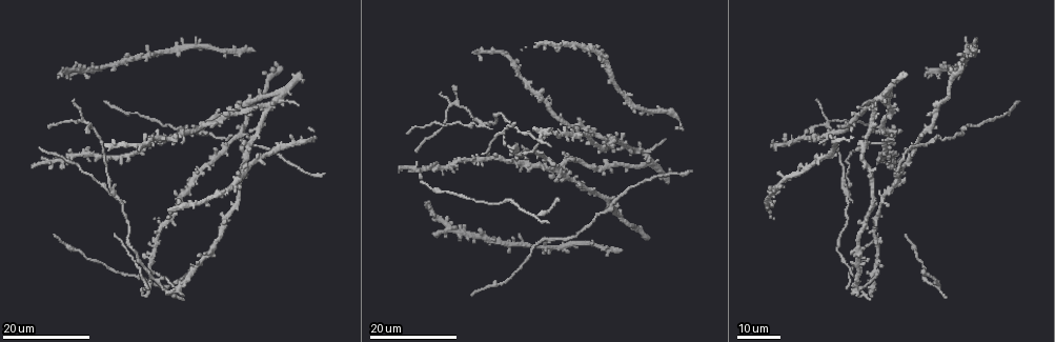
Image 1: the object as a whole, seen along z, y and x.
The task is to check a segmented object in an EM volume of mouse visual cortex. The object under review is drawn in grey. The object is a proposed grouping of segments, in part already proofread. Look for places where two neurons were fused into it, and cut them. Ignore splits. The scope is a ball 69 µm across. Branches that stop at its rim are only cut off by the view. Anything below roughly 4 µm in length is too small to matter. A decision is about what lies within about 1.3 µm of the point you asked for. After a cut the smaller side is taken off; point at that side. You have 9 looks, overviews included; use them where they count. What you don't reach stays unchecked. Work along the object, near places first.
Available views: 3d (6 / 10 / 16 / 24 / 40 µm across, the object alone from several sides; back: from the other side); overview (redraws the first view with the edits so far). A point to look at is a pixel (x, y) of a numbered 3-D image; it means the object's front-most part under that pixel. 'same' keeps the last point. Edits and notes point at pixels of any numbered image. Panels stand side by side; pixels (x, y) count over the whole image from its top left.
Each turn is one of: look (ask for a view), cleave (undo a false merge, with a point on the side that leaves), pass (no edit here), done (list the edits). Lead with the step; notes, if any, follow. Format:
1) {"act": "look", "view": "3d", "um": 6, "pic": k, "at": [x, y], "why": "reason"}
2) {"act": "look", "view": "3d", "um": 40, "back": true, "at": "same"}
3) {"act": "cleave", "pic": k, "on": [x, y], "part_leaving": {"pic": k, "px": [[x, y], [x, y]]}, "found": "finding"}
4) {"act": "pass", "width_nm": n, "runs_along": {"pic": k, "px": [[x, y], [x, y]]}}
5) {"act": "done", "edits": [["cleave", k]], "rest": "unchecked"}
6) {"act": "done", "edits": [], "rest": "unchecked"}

{"act": "look", "view": "3d", "um": 16, "pic": 1, "at": [279, 99]}

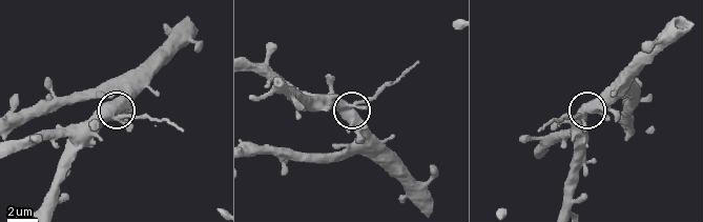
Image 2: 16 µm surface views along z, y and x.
{"act": "look", "view": "3d", "um": 6, "pic": 2, "at": [584, 108]}

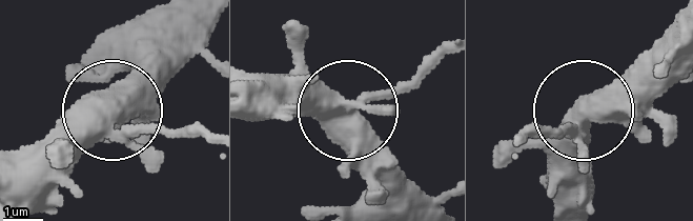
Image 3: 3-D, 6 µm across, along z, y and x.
{"act": "look", "view": "3d", "um": 6, "back": true, "pic": 3, "at": [586, 111]}

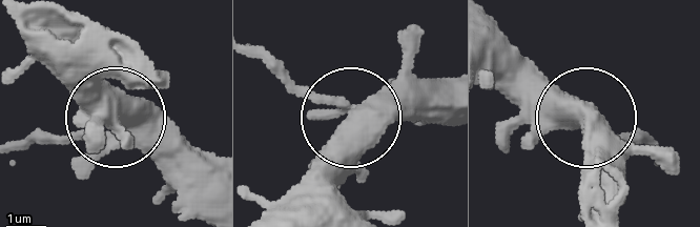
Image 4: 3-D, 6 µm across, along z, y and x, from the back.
{"act": "cleave", "pic": 4, "on": [58, 138], "width_nm": 480, "found": "a second neuron is stuck on"}

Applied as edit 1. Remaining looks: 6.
{"act": "look", "view": "overview"}

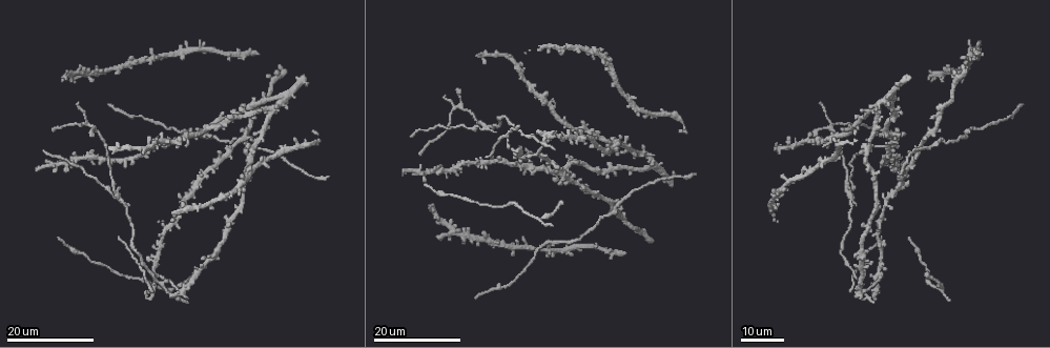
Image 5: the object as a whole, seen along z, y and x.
{"act": "look", "view": "3d", "um": 16, "pic": 5, "at": [853, 197], "why": "three arms meet"}

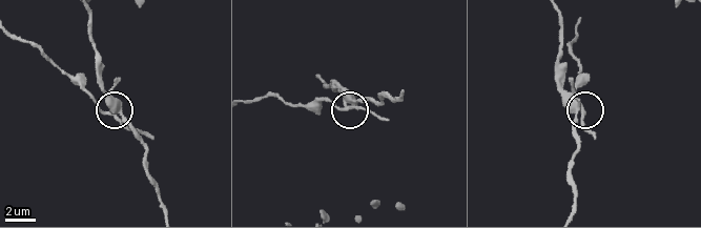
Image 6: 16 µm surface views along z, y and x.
{"act": "look", "view": "3d", "um": 10, "pic": 6, "at": [582, 106]}

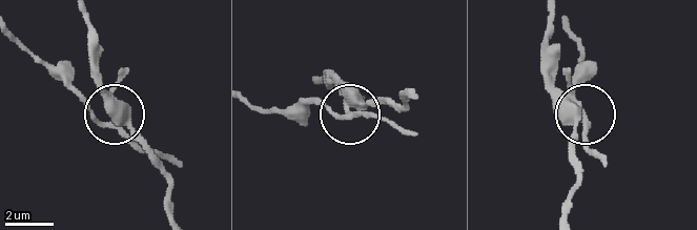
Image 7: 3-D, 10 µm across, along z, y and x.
{"act": "pass", "side_arm_um": 23, "runs_along": {"pic": 7, "px": [[413, 96], [401, 108], [365, 102], [341, 117], [301, 98]]}, "found": "all the same neuron"}

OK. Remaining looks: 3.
{"act": "look", "view": "3d", "um": 16, "pic": 5, "at": [455, 105], "why": "branch point"}

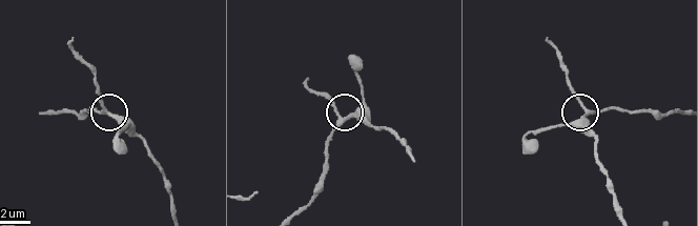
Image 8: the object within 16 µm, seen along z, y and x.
{"act": "look", "view": "3d", "um": 10, "pic": 8, "at": [342, 117]}

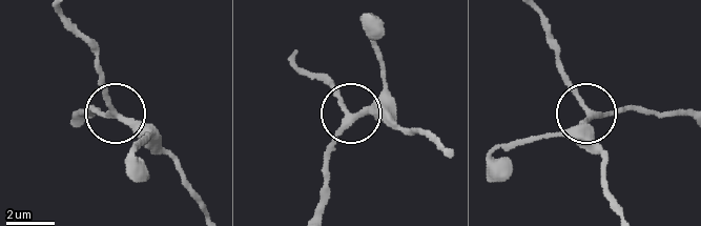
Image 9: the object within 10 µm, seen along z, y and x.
{"act": "pass", "arms": 3, "runs_along": {"pic": 9, "px": [[205, 209], [183, 173], [123, 119], [101, 73]]}, "found": "one neuron here"}

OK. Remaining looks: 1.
{"act": "done", "edits": [["cleave", 4]], "rest": "unchecked"}

